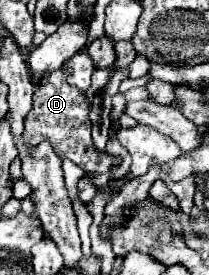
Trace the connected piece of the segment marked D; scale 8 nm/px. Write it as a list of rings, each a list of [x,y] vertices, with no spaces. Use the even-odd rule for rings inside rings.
[[[65,70],[49,72],[45,74],[45,78],[39,82],[39,88],[35,90],[33,110],[29,112],[29,118],[25,120],[25,136],[33,144],[41,142],[43,138],[49,138],[49,142],[53,144],[53,150],[59,156],[73,160],[85,172],[103,174],[113,164],[119,164],[121,158],[101,154],[95,150],[93,140],[91,140],[91,120],[87,114],[87,106],[89,102],[85,100],[85,94],[65,82]]]

